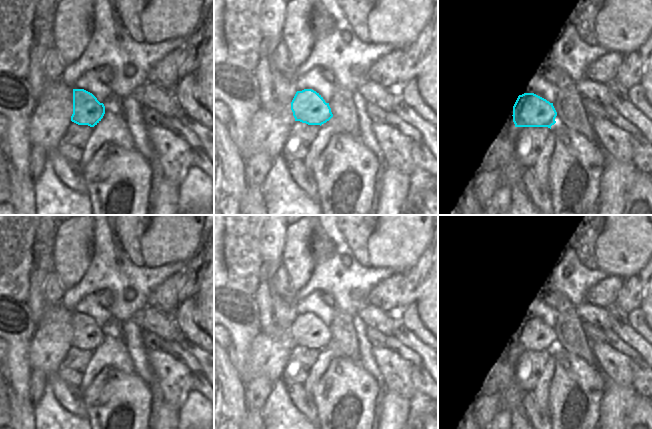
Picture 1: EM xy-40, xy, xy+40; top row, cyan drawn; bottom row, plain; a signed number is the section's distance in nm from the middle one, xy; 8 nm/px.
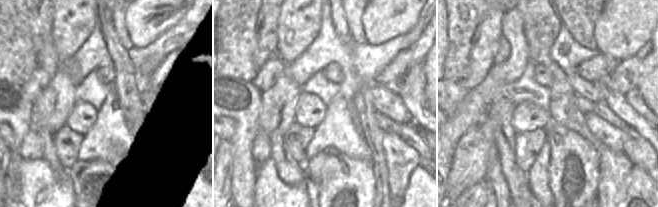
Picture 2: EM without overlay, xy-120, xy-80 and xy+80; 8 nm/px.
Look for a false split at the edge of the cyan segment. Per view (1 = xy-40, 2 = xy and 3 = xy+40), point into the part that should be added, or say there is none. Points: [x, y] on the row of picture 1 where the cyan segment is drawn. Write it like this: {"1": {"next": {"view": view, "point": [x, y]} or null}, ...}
{"1": {"next": null}, "2": {"next": null}, "3": {"next": null}}

